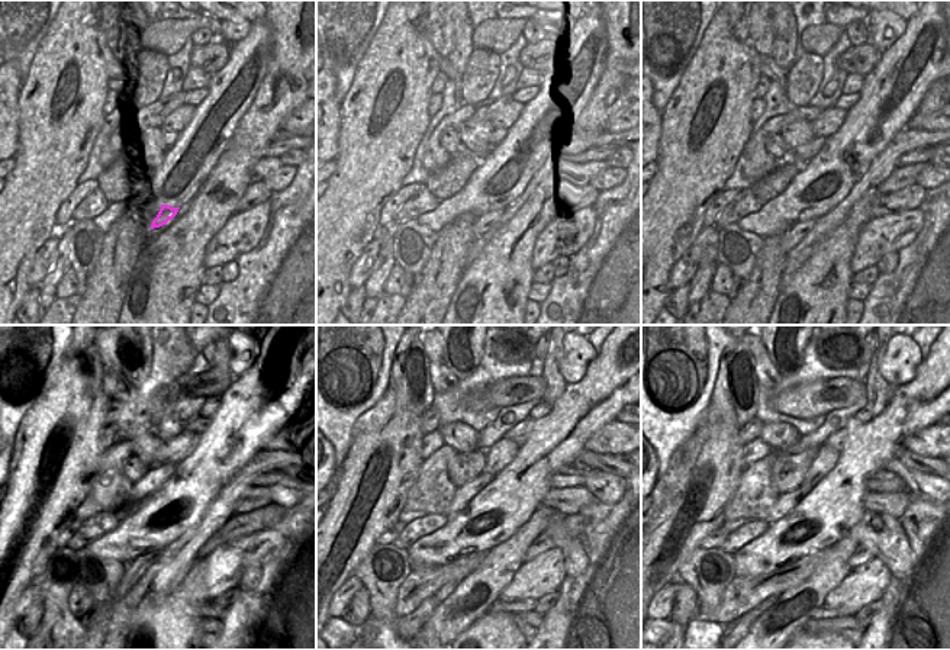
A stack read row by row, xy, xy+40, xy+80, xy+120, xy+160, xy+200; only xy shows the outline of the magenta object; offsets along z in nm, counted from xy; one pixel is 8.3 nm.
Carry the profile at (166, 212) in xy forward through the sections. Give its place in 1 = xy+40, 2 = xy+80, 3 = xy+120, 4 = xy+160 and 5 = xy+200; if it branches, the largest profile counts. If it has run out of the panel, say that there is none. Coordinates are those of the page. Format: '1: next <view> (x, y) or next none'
1: next xy+40 (485, 222)
2: next xy+80 (792, 237)
3: next xy+120 (141, 563)
4: next xy+160 (416, 620)
5: next xy+200 (746, 620)

